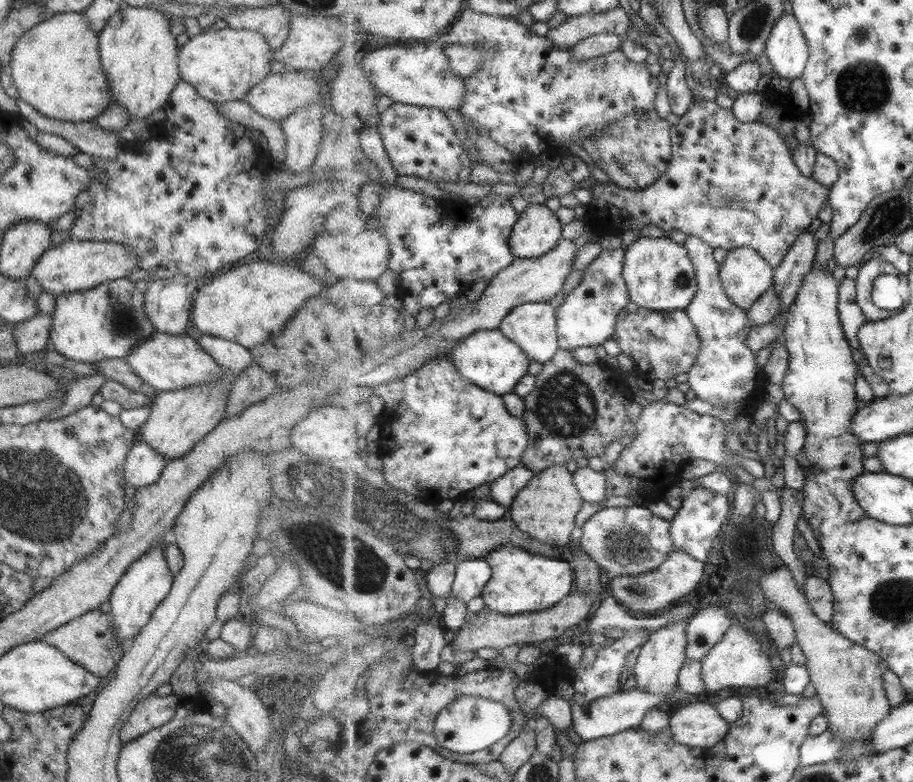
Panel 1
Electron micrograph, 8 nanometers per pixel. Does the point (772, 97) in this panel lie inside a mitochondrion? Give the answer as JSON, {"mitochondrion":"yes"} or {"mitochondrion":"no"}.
{"mitochondrion":"yes"}

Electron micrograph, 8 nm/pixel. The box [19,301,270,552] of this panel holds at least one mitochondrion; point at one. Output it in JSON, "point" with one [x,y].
{"point":[125,324]}

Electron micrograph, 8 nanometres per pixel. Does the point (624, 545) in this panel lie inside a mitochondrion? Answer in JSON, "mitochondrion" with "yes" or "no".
{"mitochondrion":"yes"}

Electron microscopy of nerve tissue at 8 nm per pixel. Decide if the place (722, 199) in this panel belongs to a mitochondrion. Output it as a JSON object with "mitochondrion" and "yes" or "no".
{"mitochondrion":"yes"}

